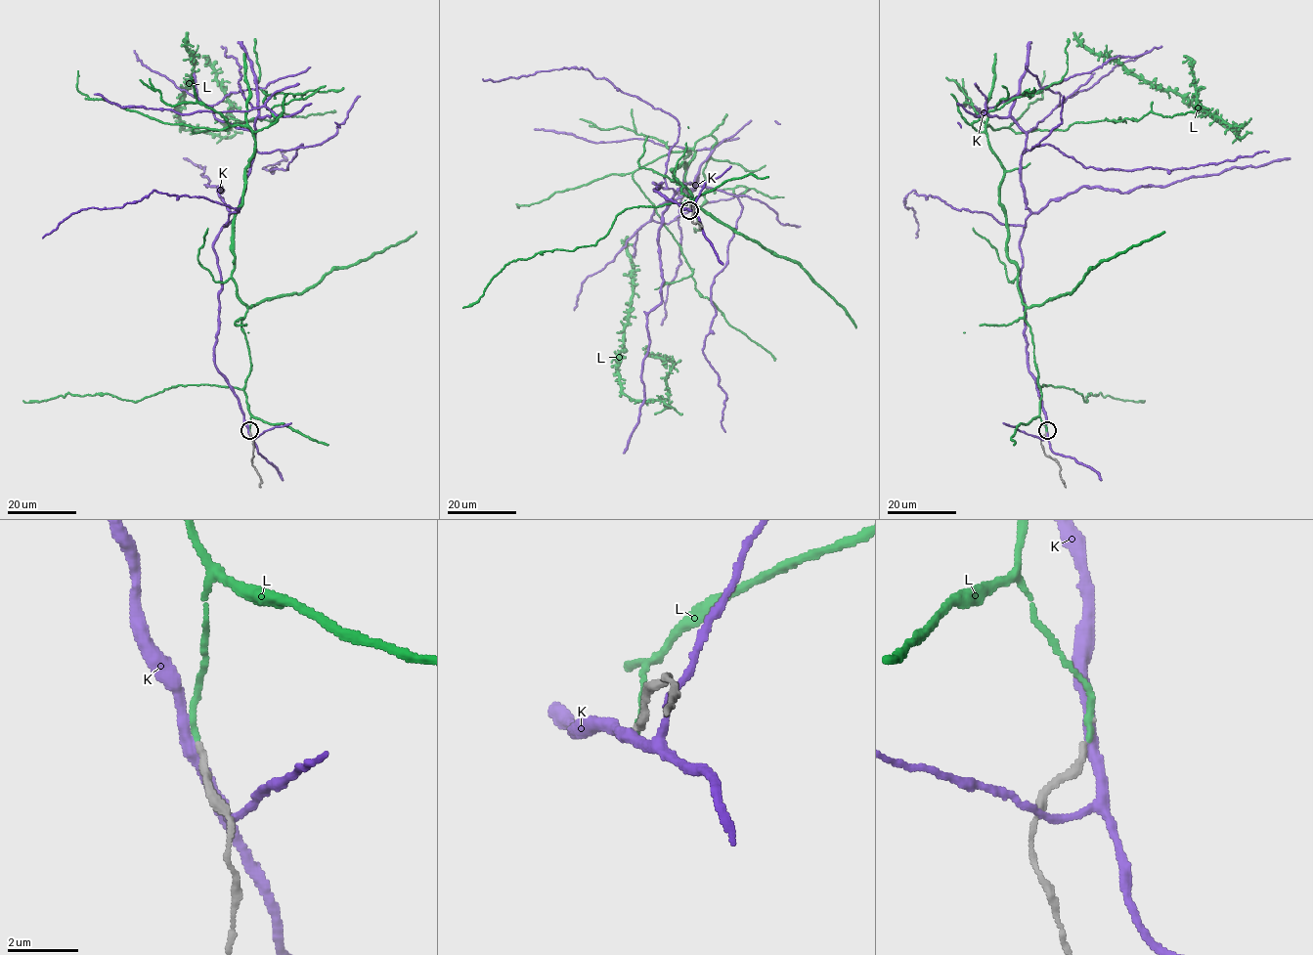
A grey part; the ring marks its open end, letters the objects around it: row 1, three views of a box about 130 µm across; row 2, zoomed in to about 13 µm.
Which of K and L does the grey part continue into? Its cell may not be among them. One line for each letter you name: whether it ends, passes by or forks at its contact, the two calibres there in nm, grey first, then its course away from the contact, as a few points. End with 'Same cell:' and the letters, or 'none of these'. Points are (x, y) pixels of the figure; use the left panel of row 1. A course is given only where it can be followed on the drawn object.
L: it ends | 90/200 nm
Same cell: L

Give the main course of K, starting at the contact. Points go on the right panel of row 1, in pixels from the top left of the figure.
K: (1047, 430), (1020, 288), (1023, 151), (1045, 144), (1085, 167), (1124, 170), (1269, 151)

